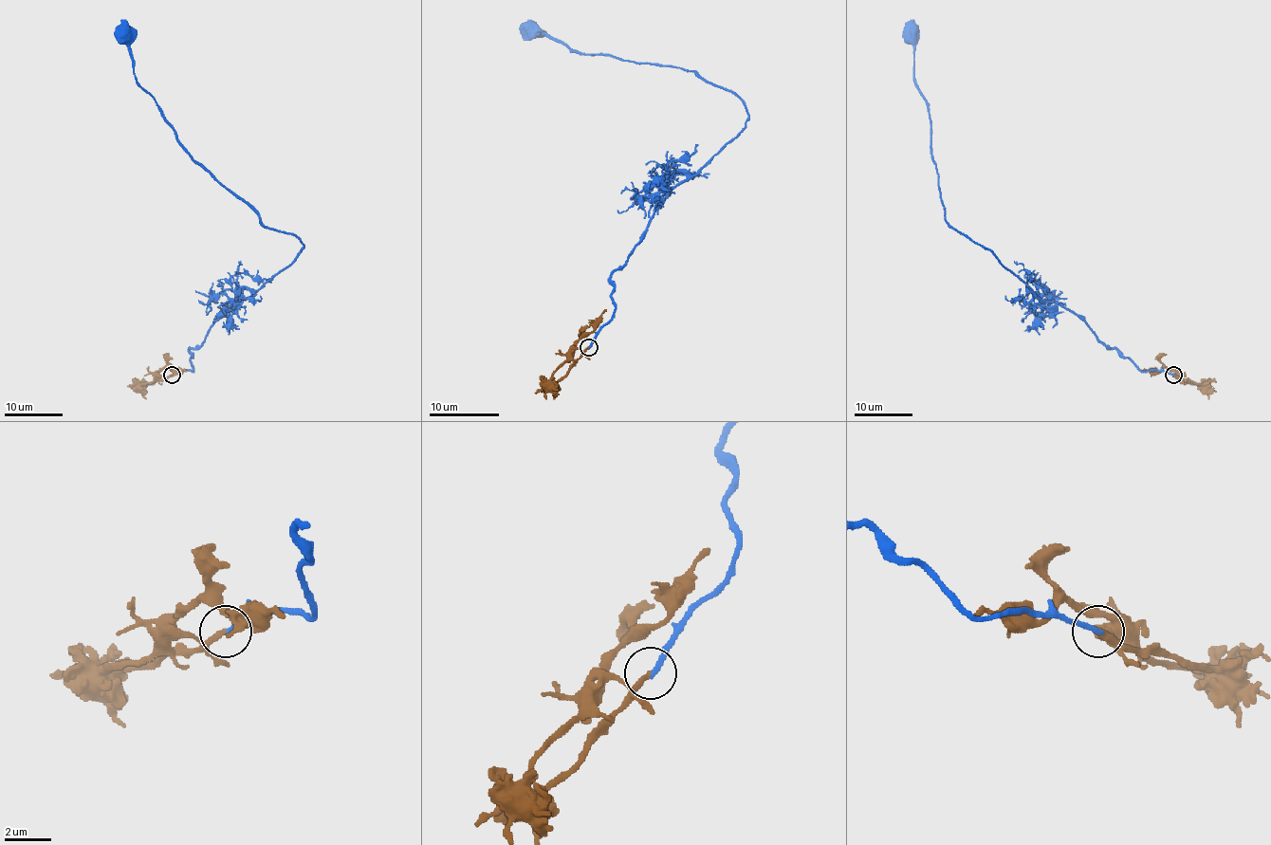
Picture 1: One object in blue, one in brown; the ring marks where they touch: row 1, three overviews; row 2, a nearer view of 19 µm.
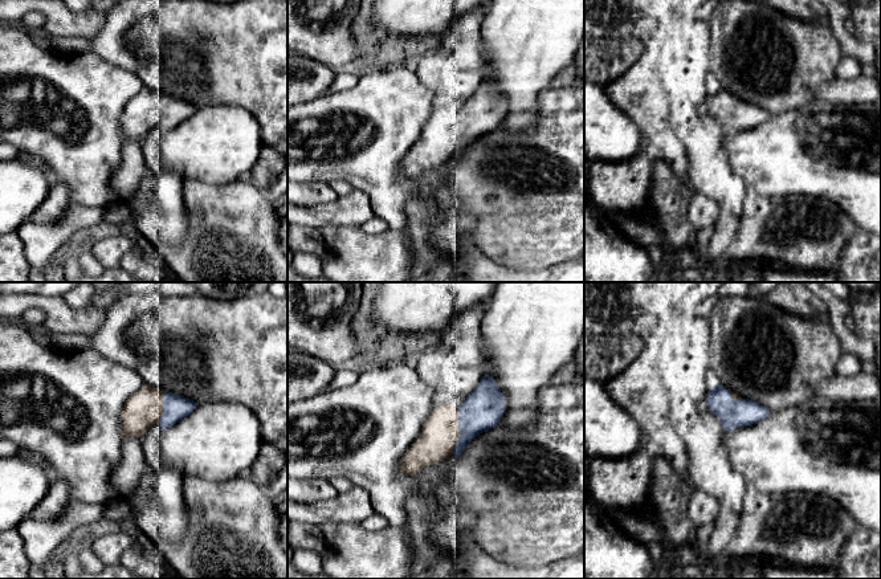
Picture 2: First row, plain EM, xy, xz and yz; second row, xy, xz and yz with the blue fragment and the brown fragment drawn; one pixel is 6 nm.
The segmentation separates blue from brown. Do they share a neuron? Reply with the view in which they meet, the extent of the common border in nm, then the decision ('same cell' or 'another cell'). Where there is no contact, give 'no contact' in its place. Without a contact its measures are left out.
contact in xz; length 280 nm; same cell

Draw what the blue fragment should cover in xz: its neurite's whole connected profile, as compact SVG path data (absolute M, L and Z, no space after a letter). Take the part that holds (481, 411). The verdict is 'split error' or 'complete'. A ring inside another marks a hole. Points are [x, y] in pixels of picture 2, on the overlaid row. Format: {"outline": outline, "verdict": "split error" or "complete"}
{"outline": "M484 375L477 388L458 408L441 404L433 409L423 432L403 457L401 470L413 477L427 465L437 465L452 454L457 458L476 436L497 427L503 412L505 396L497 387L495 379L492 375Z", "verdict": "split error"}

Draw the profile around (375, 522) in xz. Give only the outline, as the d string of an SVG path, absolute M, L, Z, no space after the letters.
M372 514L371 517L360 522L360 525L367 531L378 531L388 526L387 521L378 514Z

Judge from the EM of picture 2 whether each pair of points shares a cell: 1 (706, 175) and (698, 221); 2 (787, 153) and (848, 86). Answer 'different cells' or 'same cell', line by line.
1: different cells
2: different cells

